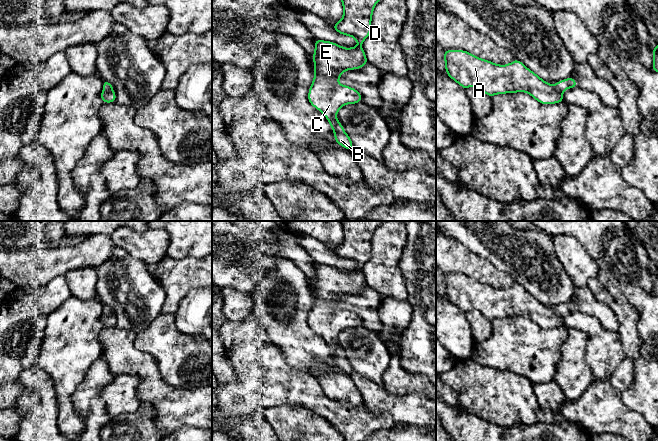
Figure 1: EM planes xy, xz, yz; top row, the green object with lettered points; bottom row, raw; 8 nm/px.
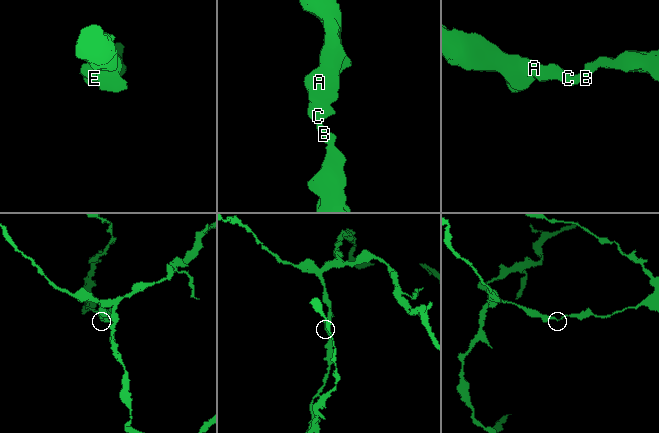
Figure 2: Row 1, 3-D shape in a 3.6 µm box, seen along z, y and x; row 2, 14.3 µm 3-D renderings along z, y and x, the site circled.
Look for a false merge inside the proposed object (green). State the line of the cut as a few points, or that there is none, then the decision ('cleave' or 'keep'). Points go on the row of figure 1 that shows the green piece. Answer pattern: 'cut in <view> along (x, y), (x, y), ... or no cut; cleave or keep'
no cut; keep

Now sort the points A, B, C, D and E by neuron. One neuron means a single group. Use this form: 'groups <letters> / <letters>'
groups A B C D E

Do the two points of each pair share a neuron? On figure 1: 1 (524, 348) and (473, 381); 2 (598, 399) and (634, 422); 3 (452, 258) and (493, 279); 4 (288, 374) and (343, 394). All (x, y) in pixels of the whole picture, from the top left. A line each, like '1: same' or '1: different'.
1: different
2: same
3: same
4: different

